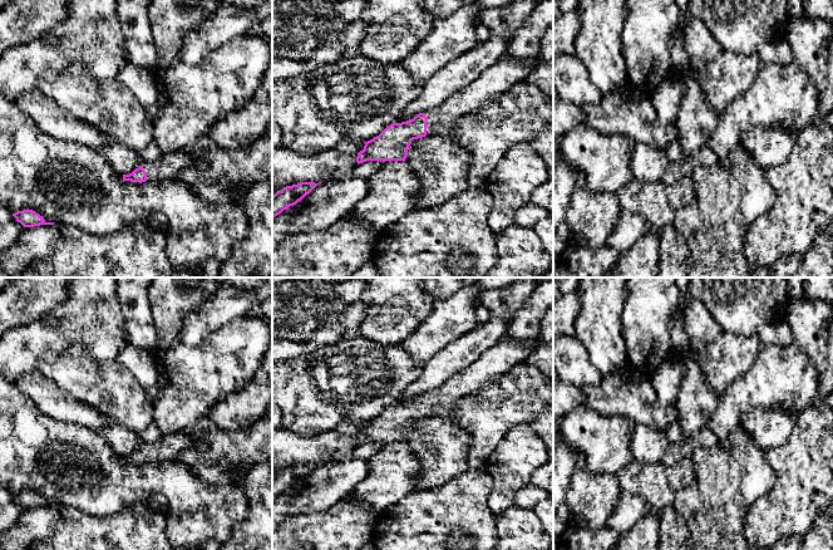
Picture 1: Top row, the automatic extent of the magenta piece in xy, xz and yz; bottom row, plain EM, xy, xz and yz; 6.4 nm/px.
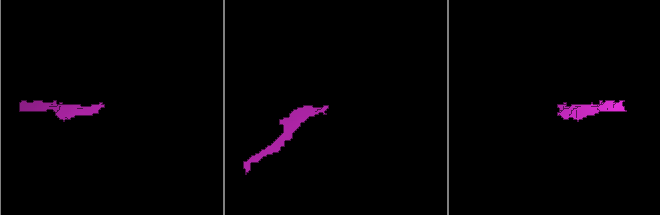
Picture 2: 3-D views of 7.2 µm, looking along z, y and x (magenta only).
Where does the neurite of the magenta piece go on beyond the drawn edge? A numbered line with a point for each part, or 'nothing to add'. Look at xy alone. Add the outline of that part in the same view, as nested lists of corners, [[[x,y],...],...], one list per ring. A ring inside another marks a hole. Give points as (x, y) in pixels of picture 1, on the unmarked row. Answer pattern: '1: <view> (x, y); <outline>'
1: xy (168, 447); [[[181,431],[166,434],[154,443],[144,443],[142,447],[147,453],[147,463],[159,463],[174,461],[181,452],[189,450],[192,445],[192,431]]]

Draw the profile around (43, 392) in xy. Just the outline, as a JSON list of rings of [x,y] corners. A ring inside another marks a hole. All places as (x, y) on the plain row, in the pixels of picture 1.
[[[39,370],[19,377],[15,386],[43,414],[54,419],[80,424],[97,432],[114,423],[94,407],[61,392]]]

